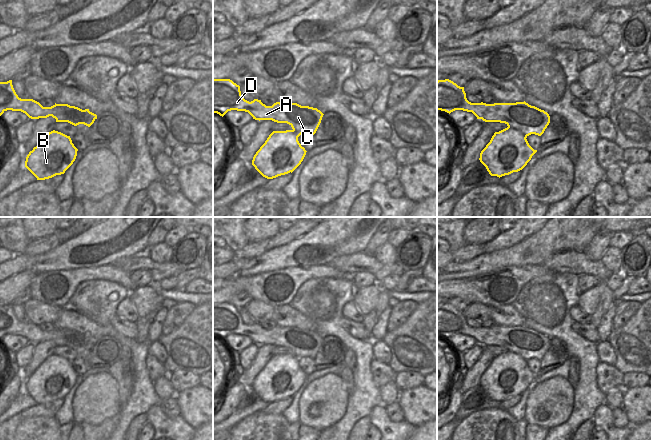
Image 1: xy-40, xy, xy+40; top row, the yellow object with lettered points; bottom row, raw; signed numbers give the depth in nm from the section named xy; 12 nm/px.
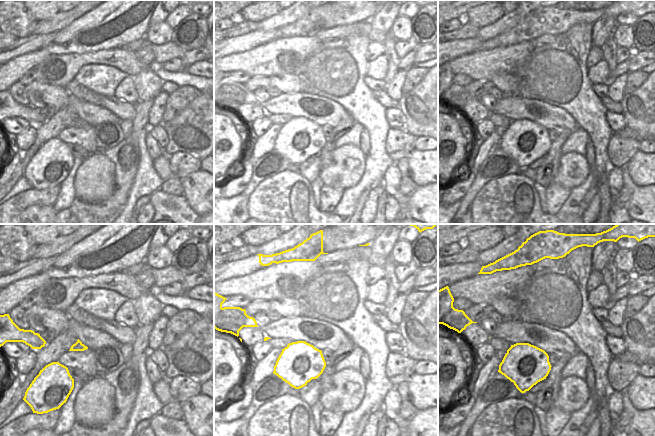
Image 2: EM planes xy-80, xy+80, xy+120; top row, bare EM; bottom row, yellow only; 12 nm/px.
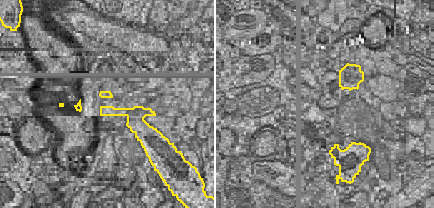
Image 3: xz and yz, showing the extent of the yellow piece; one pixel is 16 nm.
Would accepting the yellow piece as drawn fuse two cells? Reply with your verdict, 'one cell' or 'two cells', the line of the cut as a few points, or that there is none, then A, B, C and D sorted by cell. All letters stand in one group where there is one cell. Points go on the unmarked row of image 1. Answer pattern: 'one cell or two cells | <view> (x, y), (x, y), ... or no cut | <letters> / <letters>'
two cells | xy+40 (500, 345), (515, 336), (529, 336), (548, 347) | A D / B C

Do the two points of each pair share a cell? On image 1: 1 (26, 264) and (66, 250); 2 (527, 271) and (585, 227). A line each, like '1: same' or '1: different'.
1: different
2: different

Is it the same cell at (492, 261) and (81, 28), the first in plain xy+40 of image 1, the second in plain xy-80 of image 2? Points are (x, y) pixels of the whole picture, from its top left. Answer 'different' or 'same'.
same

